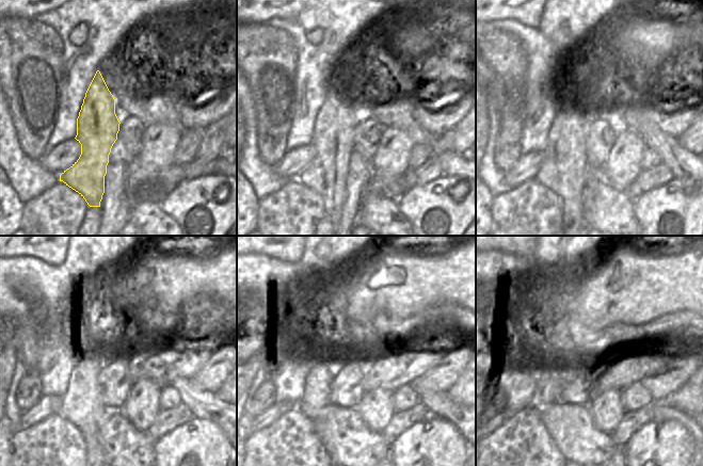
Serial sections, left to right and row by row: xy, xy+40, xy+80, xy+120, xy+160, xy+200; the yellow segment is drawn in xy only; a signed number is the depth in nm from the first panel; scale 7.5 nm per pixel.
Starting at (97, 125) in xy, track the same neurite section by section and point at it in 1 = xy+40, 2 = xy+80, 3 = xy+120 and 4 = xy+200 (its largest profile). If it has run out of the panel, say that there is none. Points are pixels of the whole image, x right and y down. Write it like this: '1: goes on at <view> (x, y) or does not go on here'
1: goes on at xy+40 (334, 127)
2: goes on at xy+80 (565, 175)
3: goes on at xy+120 (86, 412)
4: goes on at xy+200 (558, 397)

